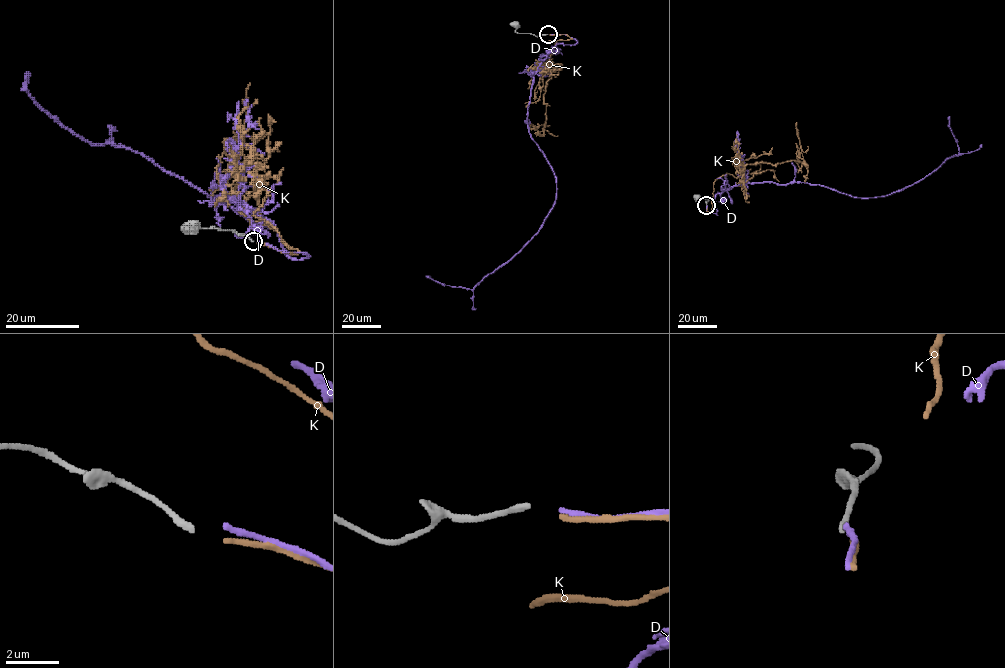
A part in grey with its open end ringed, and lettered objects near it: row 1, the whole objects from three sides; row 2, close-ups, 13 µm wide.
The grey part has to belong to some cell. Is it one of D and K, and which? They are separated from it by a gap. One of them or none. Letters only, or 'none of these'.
none of these

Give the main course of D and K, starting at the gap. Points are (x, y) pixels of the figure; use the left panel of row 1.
D: (257, 242), (308, 256), (234, 199), (214, 197), (269, 227), (77, 136), (26, 71)
K: (257, 242), (298, 252), (254, 212), (260, 162), (237, 166), (250, 83)

